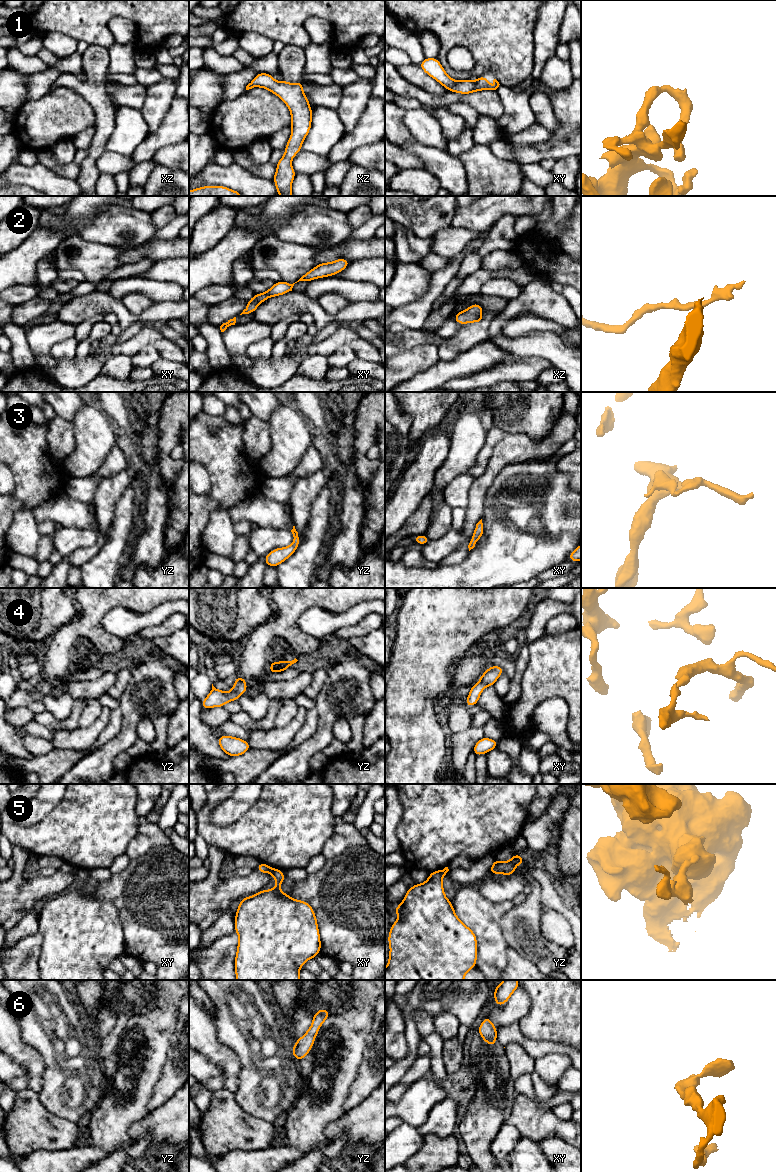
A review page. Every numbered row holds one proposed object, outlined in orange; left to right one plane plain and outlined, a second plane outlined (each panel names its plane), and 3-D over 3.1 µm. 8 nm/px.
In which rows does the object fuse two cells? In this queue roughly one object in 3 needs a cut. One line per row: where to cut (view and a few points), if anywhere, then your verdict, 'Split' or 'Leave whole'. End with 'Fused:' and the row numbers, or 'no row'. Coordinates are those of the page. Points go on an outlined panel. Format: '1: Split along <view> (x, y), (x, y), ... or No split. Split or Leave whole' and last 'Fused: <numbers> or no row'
1: No split. Leave whole
2: No split. Leave whole
3: No split. Leave whole
4: No split. Leave whole
5: Split along xy (274, 869), (271, 873). Split
6: No split. Leave whole
Fused: 5

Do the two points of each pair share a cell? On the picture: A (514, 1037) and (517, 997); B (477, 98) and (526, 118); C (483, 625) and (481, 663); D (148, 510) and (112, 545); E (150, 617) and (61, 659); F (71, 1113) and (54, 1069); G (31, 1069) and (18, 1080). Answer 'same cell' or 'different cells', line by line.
A: different cells
B: different cells
C: different cells
D: different cells
E: different cells
F: same cell
G: different cells

